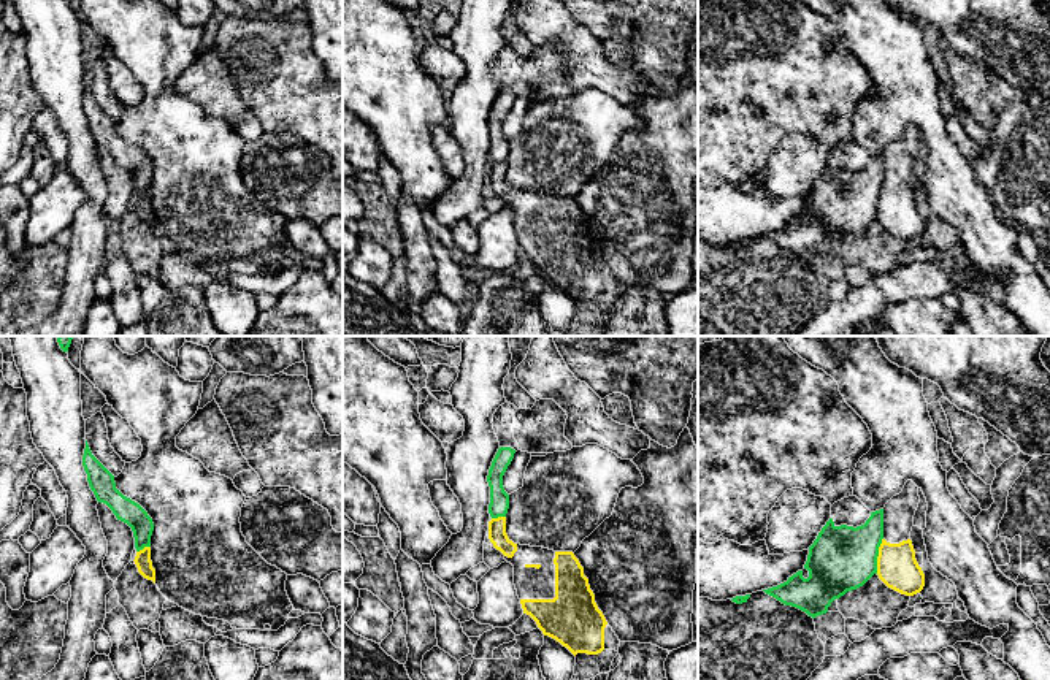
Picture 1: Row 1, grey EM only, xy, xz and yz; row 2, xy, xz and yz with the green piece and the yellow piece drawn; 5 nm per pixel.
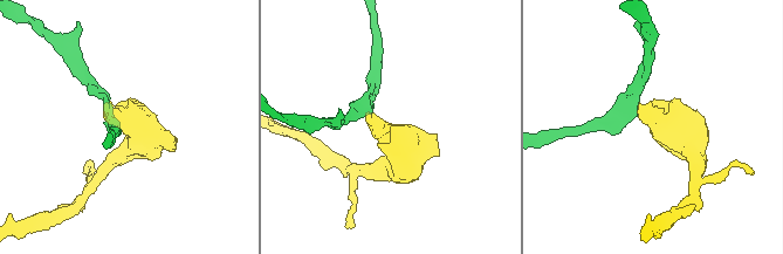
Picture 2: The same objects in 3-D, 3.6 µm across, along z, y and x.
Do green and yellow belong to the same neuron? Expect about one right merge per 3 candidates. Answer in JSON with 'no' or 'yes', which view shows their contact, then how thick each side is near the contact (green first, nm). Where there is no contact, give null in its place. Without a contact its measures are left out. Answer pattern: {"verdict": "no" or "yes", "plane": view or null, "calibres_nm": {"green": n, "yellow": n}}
{"verdict": "no", "plane": "yz", "calibres_nm": {"green": 340, "yellow": 200}}

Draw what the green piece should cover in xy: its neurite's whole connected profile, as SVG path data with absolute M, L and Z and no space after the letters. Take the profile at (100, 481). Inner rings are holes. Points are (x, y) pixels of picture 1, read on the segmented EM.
M87 441L82 466L97 501L106 504L117 520L132 528L136 552L151 547L151 536L154 531L152 518L138 502L124 496L116 488L114 476L92 455Z

